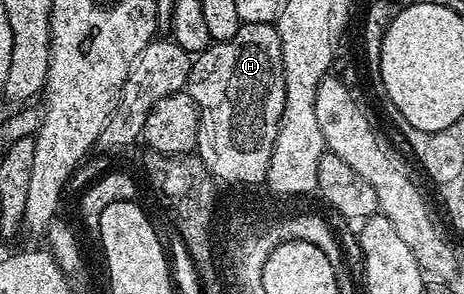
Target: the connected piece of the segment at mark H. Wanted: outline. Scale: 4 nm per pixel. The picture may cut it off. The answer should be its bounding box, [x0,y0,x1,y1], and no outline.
[186,23,286,186]

